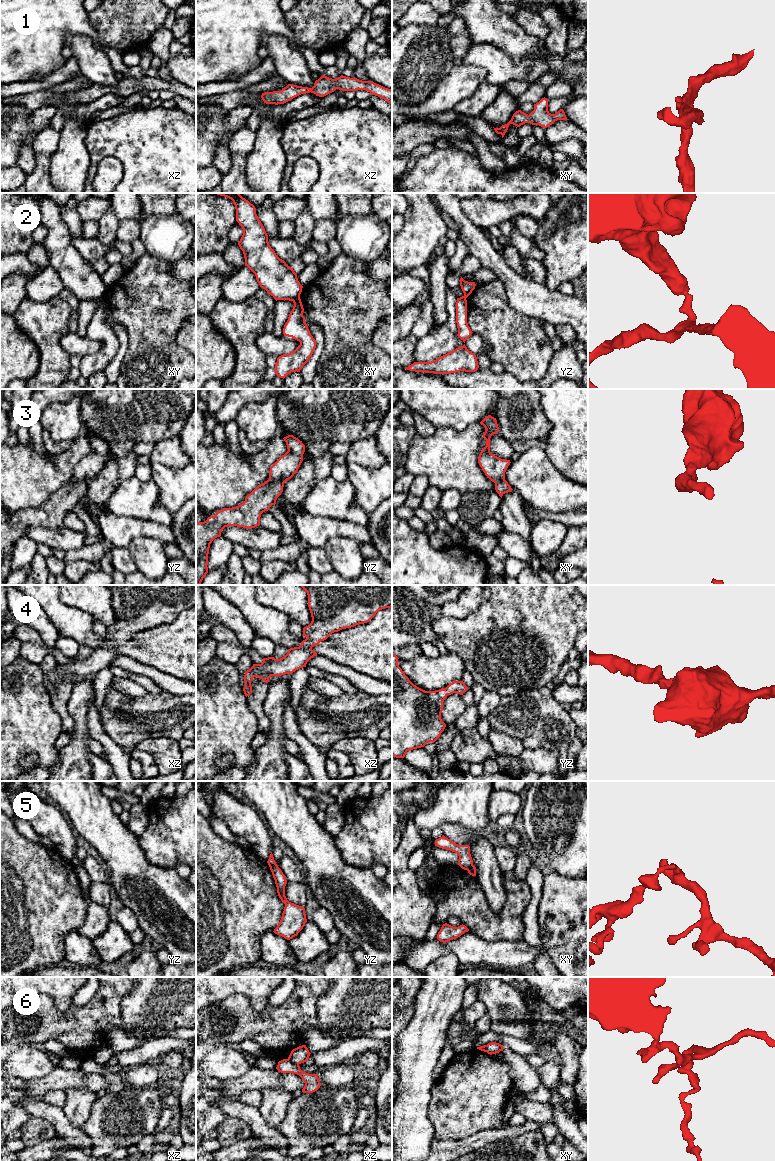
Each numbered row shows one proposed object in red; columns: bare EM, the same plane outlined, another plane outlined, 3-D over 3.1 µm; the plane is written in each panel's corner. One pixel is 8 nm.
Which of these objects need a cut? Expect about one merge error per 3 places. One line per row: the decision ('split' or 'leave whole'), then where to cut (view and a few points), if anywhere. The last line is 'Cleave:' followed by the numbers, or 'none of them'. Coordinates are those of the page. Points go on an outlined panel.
1: leave whole; cut none
2: split; cut xy (299, 296), (293, 301)
3: leave whole; cut none
4: leave whole; cut none
5: split; cut yz (276, 864), (270, 868)
6: split; cut xz (288, 1058), (293, 1063), (298, 1064)
Cleave: 2, 5, 6

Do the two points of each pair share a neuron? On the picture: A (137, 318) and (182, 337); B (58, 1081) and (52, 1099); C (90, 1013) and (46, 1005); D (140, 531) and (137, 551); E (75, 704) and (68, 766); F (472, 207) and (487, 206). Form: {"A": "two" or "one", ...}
{"A": "two", "B": "two", "C": "one", "D": "two", "E": "one", "F": "one"}

